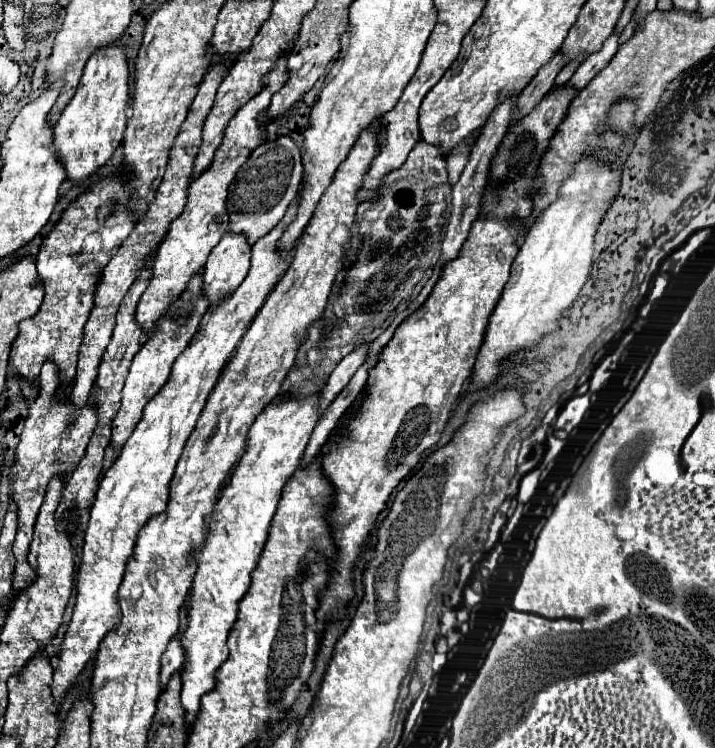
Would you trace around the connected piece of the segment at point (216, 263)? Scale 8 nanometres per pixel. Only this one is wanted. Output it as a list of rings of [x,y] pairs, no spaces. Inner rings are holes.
[[[226,232],[204,266],[204,296],[210,304],[226,300],[248,274],[250,246],[242,234]]]

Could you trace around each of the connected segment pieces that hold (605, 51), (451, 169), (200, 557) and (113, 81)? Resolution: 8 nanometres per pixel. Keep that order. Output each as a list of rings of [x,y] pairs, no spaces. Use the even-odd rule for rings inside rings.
[[[612,34],[612,36],[604,42],[604,46],[602,46],[600,52],[590,54],[590,56],[580,64],[580,68],[574,72],[574,76],[570,78],[568,84],[570,84],[572,88],[576,88],[578,92],[584,90],[584,86],[588,86],[588,82],[610,62],[610,58],[616,54],[616,50],[618,50],[618,34]]]
[[[456,148],[452,156],[448,156],[446,164],[448,164],[448,178],[450,178],[450,184],[454,186],[468,162],[468,156],[470,156],[470,148]]]
[[[318,394],[304,400],[284,398],[282,402],[276,400],[268,404],[260,412],[248,432],[246,452],[216,502],[216,514],[212,514],[208,538],[204,538],[204,546],[196,552],[196,578],[192,580],[190,590],[188,626],[182,634],[186,660],[180,674],[182,706],[186,710],[188,728],[192,728],[198,718],[200,698],[214,690],[216,672],[228,658],[228,632],[236,622],[238,604],[250,588],[250,574],[266,544],[282,488],[292,472],[298,470],[310,434],[318,422],[316,402]]]
[[[116,44],[98,50],[86,64],[76,94],[64,108],[60,120],[54,124],[54,152],[64,164],[66,178],[82,184],[96,174],[114,150],[120,146],[126,130],[126,104],[128,104],[128,62],[124,50]]]

